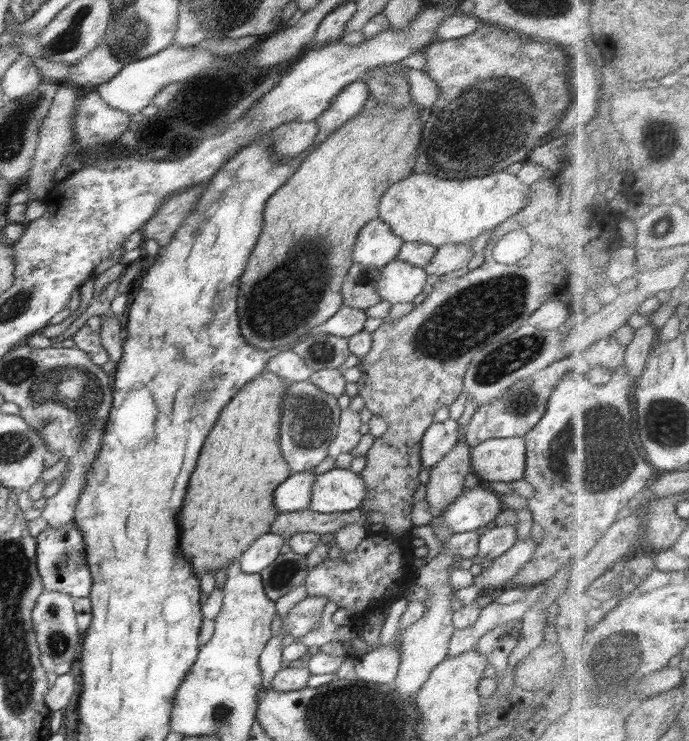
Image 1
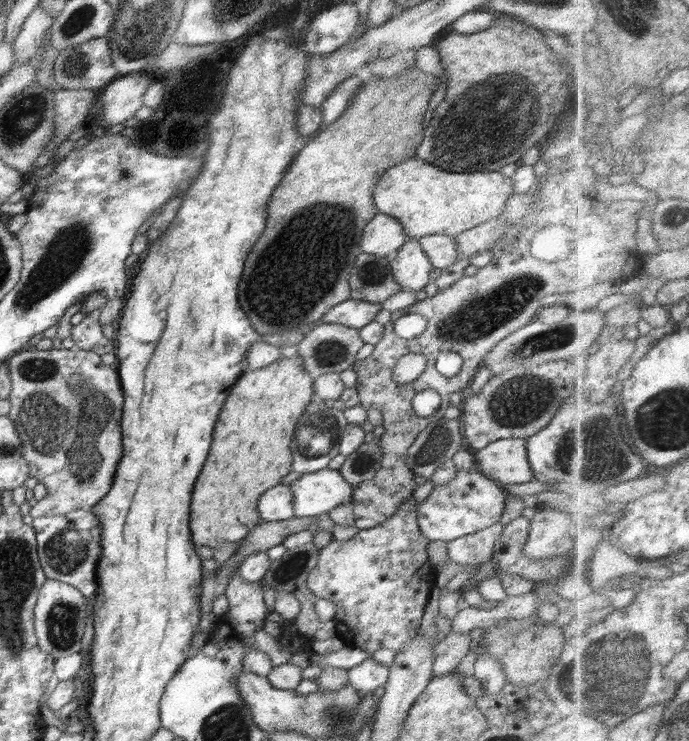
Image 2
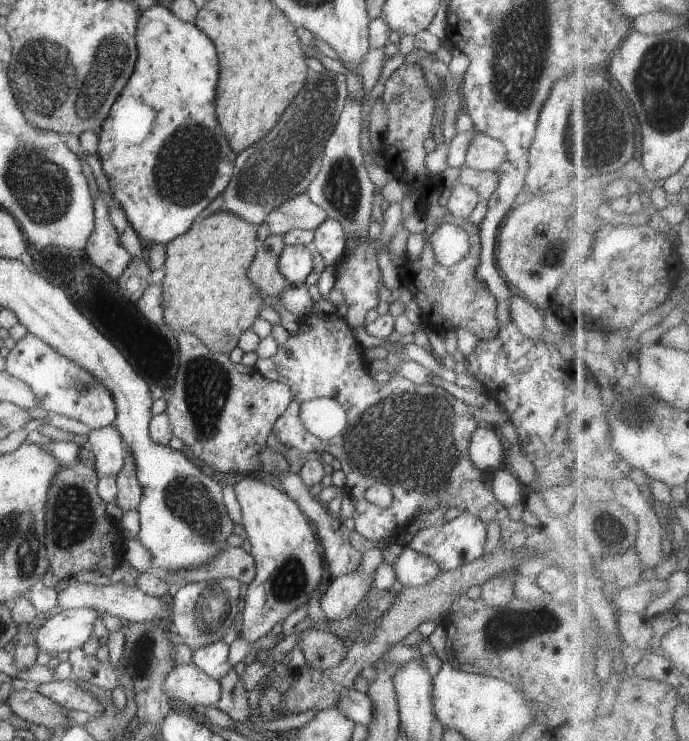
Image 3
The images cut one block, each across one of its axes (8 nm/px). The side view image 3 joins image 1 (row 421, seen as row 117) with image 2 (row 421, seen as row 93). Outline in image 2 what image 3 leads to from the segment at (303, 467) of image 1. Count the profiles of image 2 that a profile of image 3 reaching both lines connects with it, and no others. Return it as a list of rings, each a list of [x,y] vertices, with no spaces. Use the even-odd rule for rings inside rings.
[[[313,395],[312,403],[306,408],[296,431],[294,431],[295,436],[290,446],[293,457],[292,471],[305,475],[326,469],[329,463],[339,454],[337,447],[340,434],[347,424],[347,419],[342,410],[333,408],[331,402],[326,402]]]

